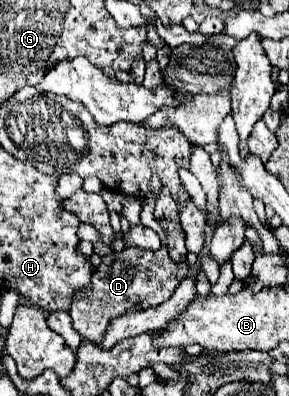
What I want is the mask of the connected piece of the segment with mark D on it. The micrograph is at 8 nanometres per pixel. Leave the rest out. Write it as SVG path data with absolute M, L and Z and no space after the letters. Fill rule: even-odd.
M168 245L160 247L158 251L126 247L120 253L102 257L102 265L94 271L94 289L90 289L90 293L78 293L78 297L72 301L70 317L74 329L82 335L82 339L100 345L112 319L128 311L158 307L160 303L168 301L180 281L188 275L188 269L188 261L176 263L170 259Z

